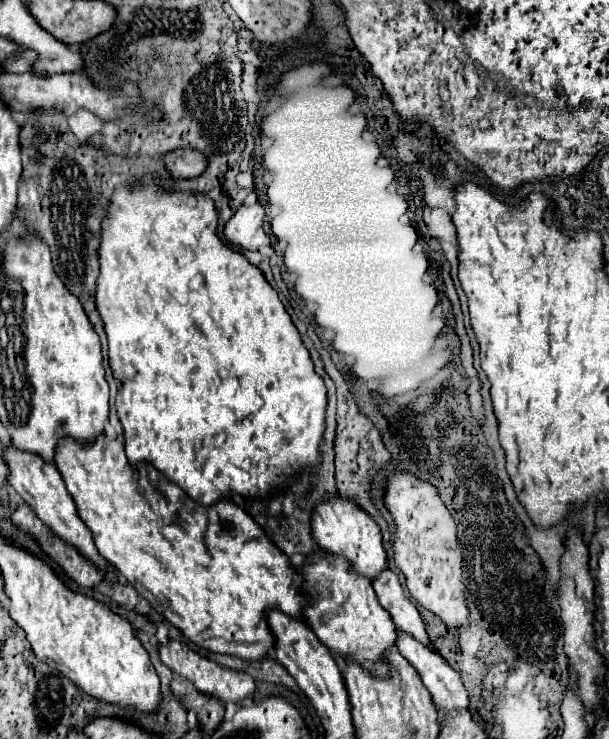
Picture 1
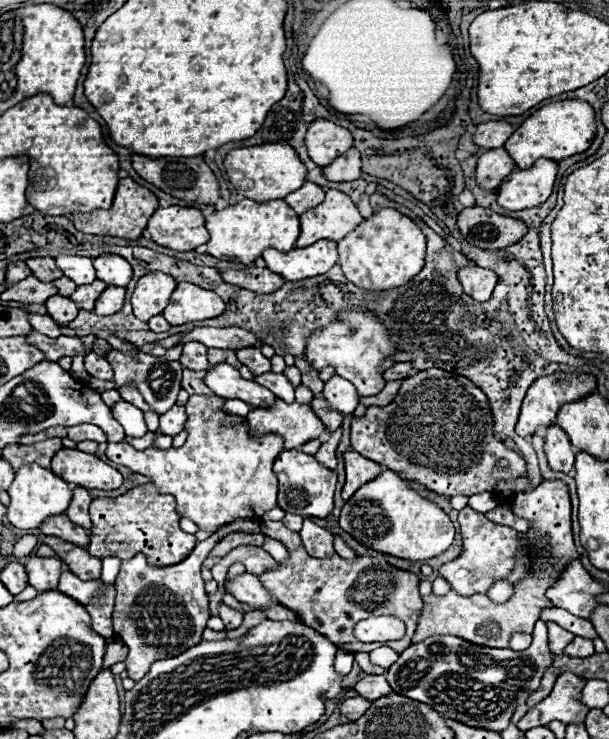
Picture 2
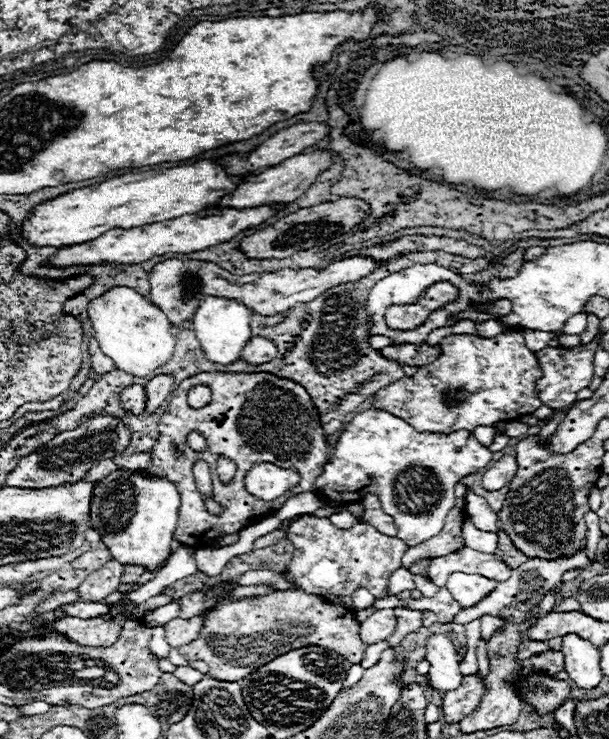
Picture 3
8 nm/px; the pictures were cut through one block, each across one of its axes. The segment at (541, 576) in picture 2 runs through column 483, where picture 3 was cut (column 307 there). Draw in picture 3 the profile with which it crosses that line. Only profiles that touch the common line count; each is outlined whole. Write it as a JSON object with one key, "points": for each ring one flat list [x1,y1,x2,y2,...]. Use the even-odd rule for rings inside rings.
{"points":[[278,590,268,596,240,602,222,602,220,596,208,614,200,638,180,646,180,654,186,660,204,660,210,666,208,676,220,682,238,682,276,656,312,644,332,648,352,664,360,664,368,648,360,638,360,622,356,620,354,610,328,604,320,596,302,590]]}

